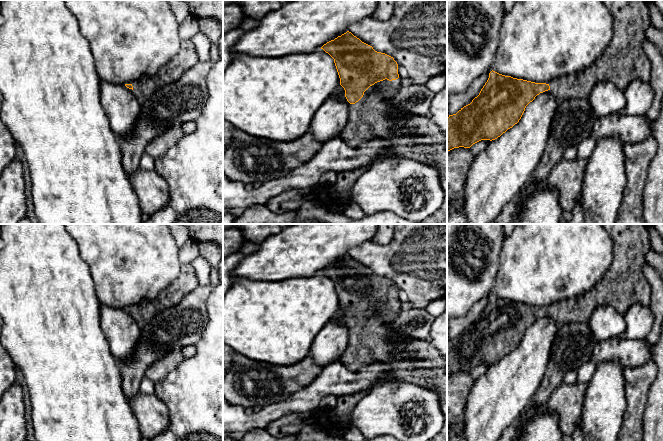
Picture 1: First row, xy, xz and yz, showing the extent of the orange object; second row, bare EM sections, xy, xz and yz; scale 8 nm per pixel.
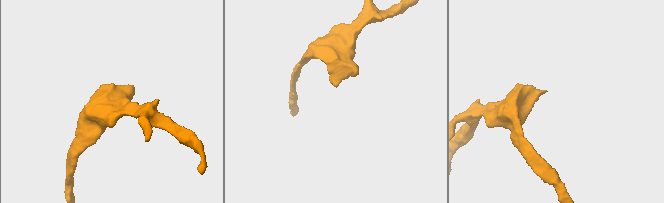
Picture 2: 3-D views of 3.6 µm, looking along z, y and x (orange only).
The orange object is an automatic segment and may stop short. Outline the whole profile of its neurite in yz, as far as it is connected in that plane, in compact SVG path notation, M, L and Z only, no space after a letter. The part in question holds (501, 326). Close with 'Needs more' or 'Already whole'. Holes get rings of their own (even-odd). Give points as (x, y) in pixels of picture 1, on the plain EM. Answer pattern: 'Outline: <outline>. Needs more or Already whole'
Outline: M650 224L602 225L613 242L613 261L606 274L592 289L579 296L554 303L549 308L517 303L492 294L479 319L447 342L447 375L459 371L470 372L481 364L497 363L517 348L526 330L545 315L551 314L560 325L588 323L592 311L599 305L610 305L621 314L625 313L632 303L649 306L651 286L644 275L644 264L646 254L651 248L648 232Z. Needs more

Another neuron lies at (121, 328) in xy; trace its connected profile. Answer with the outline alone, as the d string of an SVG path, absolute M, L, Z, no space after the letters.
M101 303L100 323L116 360L126 360L134 352L140 339L141 327L137 318L125 309Z

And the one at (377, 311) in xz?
M382 305L375 307L374 309L370 310L364 317L367 320L380 318L382 314Z

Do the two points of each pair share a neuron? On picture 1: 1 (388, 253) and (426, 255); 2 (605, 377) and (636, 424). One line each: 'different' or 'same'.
1: same
2: different

